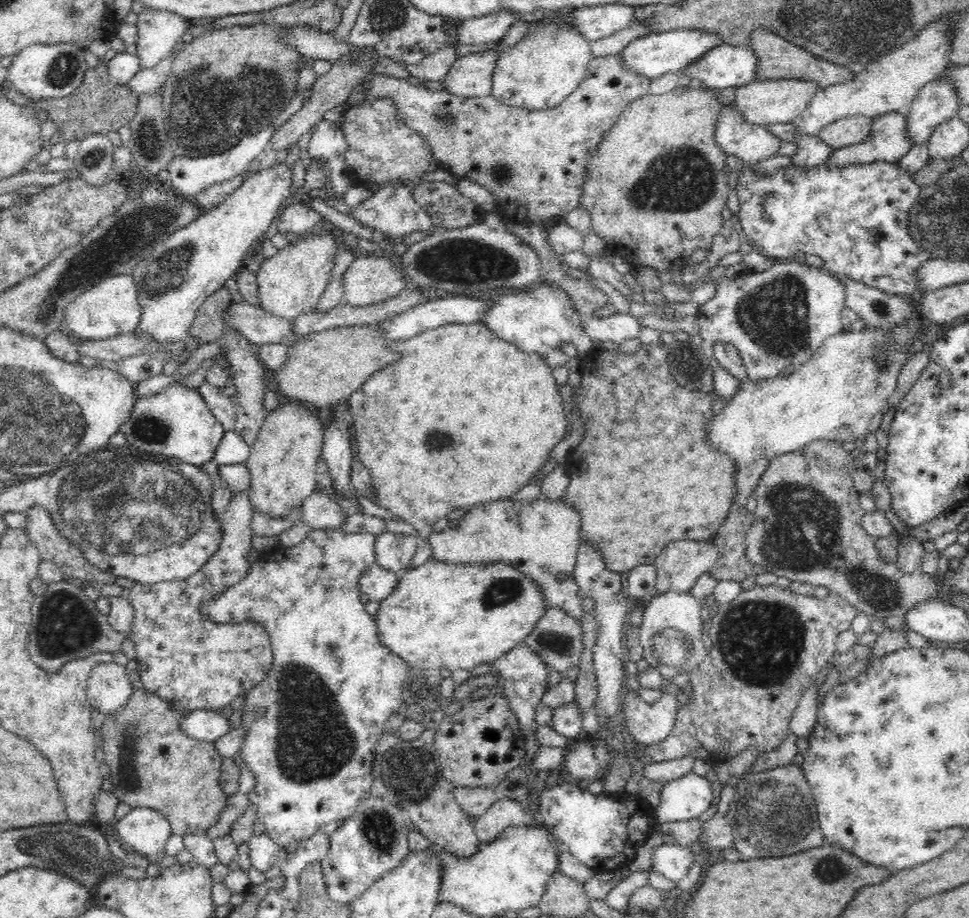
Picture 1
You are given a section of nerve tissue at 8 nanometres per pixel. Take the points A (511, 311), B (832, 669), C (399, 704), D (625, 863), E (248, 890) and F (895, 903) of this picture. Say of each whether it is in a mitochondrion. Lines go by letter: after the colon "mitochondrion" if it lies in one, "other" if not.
A: other
B: other
C: other
D: other
E: other
F: other

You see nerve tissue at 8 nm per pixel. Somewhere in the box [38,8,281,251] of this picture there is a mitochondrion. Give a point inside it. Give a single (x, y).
(63, 67)

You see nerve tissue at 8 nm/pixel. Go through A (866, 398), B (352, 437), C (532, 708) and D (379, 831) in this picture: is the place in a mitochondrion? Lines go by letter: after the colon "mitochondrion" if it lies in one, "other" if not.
A: other
B: other
C: other
D: mitochondrion

